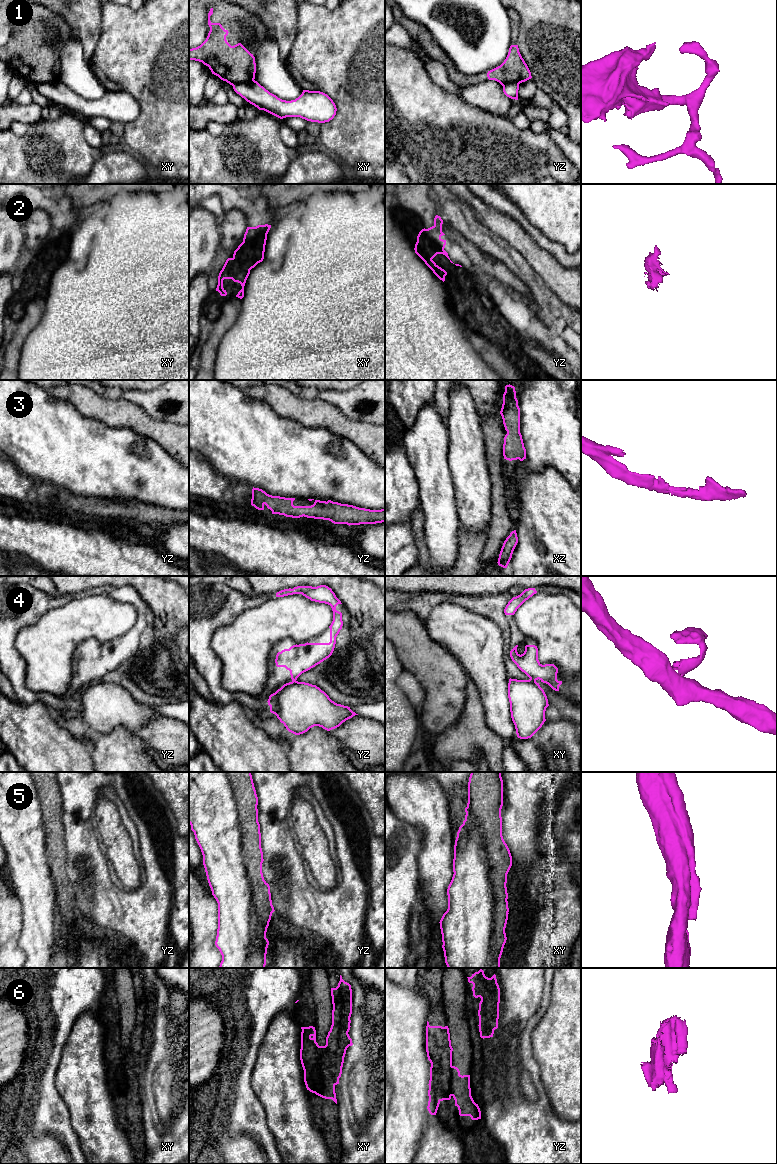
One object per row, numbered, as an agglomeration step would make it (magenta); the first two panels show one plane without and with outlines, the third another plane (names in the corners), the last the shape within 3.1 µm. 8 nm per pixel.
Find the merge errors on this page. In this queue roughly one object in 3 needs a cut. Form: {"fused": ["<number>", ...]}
{"fused": ["1", "4", "5"]}

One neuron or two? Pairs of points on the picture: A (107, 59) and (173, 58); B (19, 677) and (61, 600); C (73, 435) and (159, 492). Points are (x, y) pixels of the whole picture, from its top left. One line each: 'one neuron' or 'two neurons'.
A: one neuron
B: one neuron
C: one neuron

